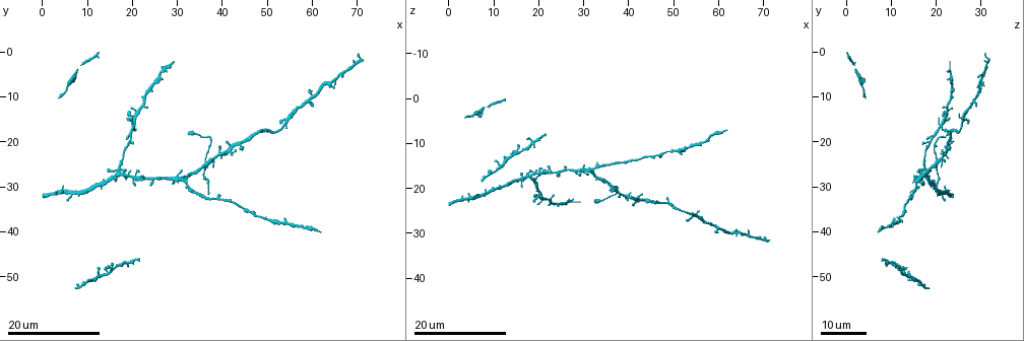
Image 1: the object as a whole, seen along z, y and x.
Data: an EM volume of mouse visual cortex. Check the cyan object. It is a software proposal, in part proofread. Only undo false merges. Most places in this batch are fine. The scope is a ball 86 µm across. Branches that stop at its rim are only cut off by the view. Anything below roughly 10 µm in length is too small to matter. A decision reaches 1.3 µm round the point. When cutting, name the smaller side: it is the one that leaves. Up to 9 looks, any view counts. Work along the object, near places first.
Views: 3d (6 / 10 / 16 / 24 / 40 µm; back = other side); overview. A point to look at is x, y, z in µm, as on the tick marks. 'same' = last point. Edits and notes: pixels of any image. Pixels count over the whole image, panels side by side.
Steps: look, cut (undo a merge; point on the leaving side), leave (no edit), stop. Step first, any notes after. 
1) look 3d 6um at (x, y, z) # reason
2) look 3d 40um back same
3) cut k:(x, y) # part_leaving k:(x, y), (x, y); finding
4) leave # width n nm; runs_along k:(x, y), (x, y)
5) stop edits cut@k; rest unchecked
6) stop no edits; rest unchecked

look 3d 16um at (20.0, 28.0, 16.5) # four arms meet

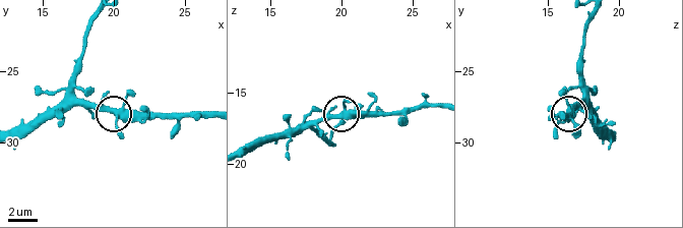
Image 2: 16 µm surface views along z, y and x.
look 3d 6um at (20.2, 28.2, 16.6)

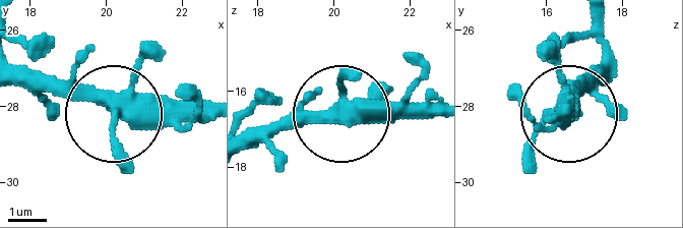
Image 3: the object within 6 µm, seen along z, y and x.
leave # side_arm 35 um; runs_along 3:(206, 112), (119, 112), (51, 96), (51, 118); one neuron here

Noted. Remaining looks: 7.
look 3d 24um at (30.0, 28.5, 16.0) # looks like a crossing

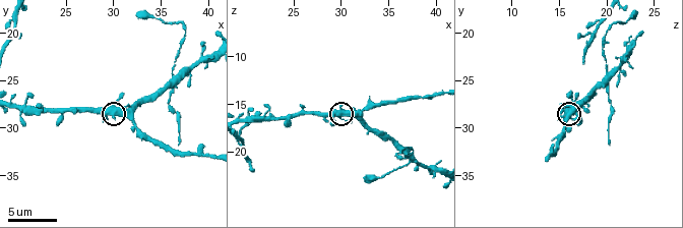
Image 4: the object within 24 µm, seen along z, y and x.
look 3d 10um at (29.8, 28.6, 16.0) # zoom in

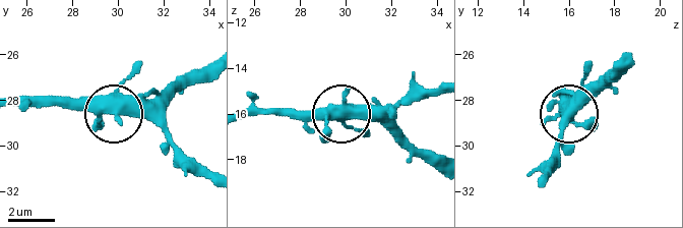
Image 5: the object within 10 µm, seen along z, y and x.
look 3d 6um at (29.5, 28.4, 15.9)

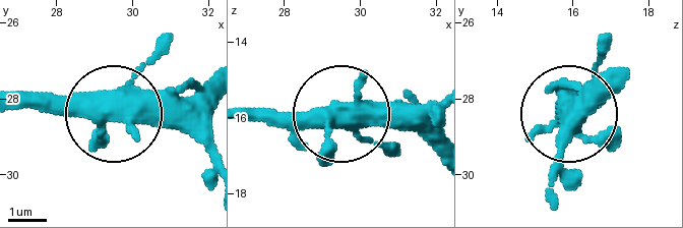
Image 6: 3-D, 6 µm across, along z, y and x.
leave # arms 5; all the same neuron

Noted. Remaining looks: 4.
look 3d 6um at (19.8, 18.6, 19.6) # three arms meet

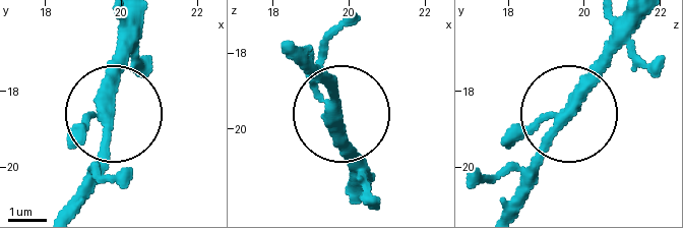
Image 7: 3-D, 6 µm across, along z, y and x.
leave # runs_along 7:(510, 205), (610, 39), (610, 19); continuous, no second neuron

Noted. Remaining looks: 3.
look 3d 6um at (36.6, 24.8, 19.8) # four arms meet

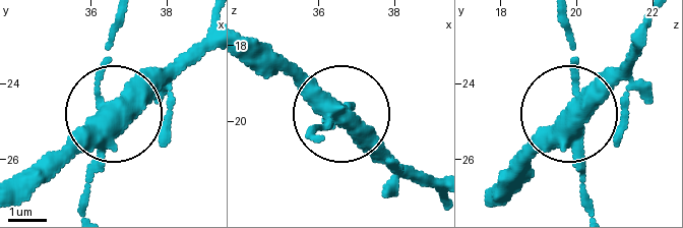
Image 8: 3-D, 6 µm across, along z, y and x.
cut 8:(97, 68) # two neurons meet here

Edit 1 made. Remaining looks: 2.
stop edits cut@8; rest unchecked

